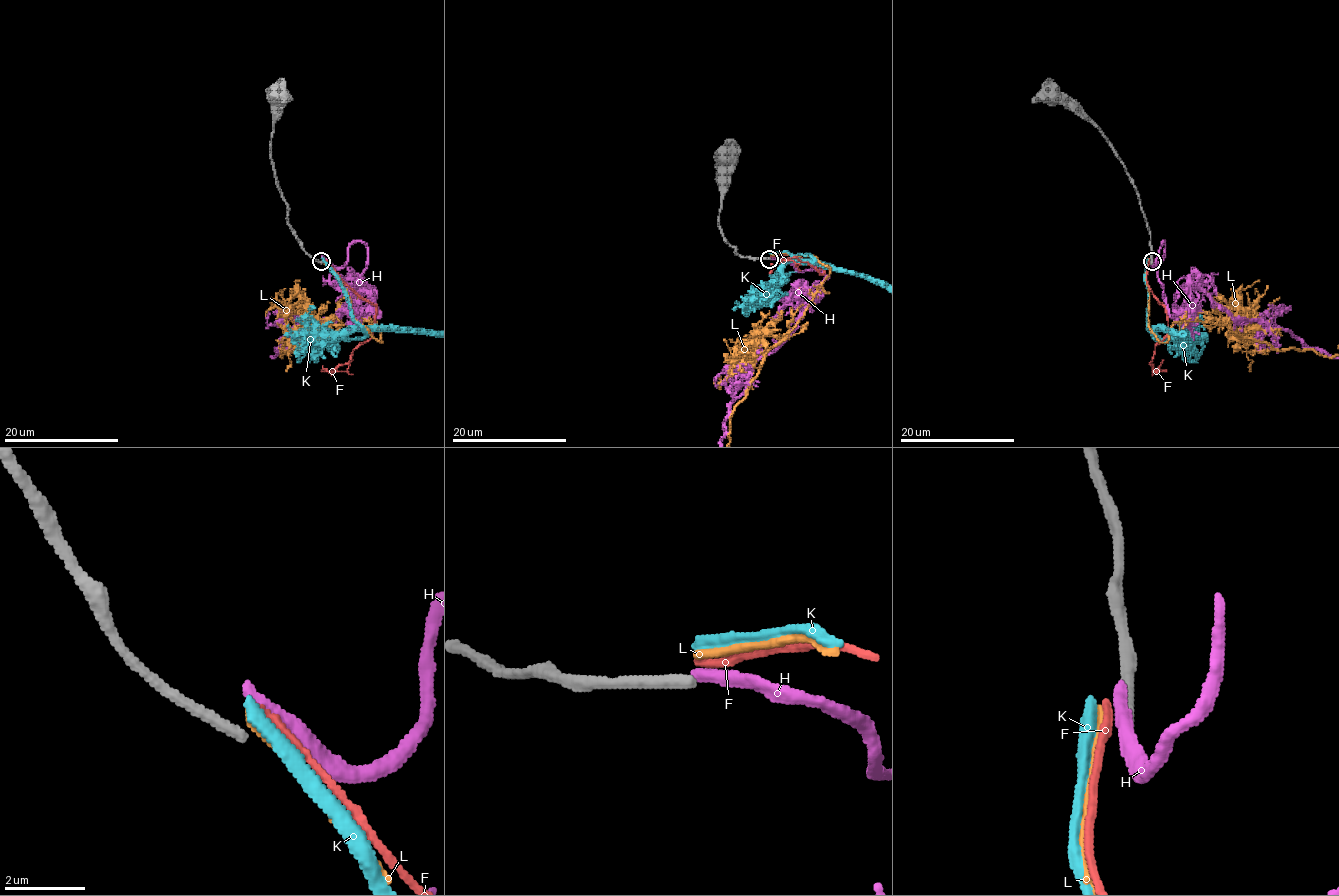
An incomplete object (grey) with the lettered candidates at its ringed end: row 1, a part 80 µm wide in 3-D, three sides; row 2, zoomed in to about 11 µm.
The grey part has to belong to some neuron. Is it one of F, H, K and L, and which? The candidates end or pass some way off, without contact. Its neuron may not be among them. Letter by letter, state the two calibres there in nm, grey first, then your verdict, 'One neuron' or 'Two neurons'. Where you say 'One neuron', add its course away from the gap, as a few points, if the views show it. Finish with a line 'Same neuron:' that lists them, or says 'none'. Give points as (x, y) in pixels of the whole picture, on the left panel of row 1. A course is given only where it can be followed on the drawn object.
F: Thickness 360 nm (grey) against 240 nm. Two neurons
H: Thickness 360 nm (grey) against 400 nm. Two neurons
K: Thickness 360 nm (grey) against 360 nm. Two neurons
L: Thickness 360 nm (grey) against 260 nm. Two neurons
Same neuron: none

